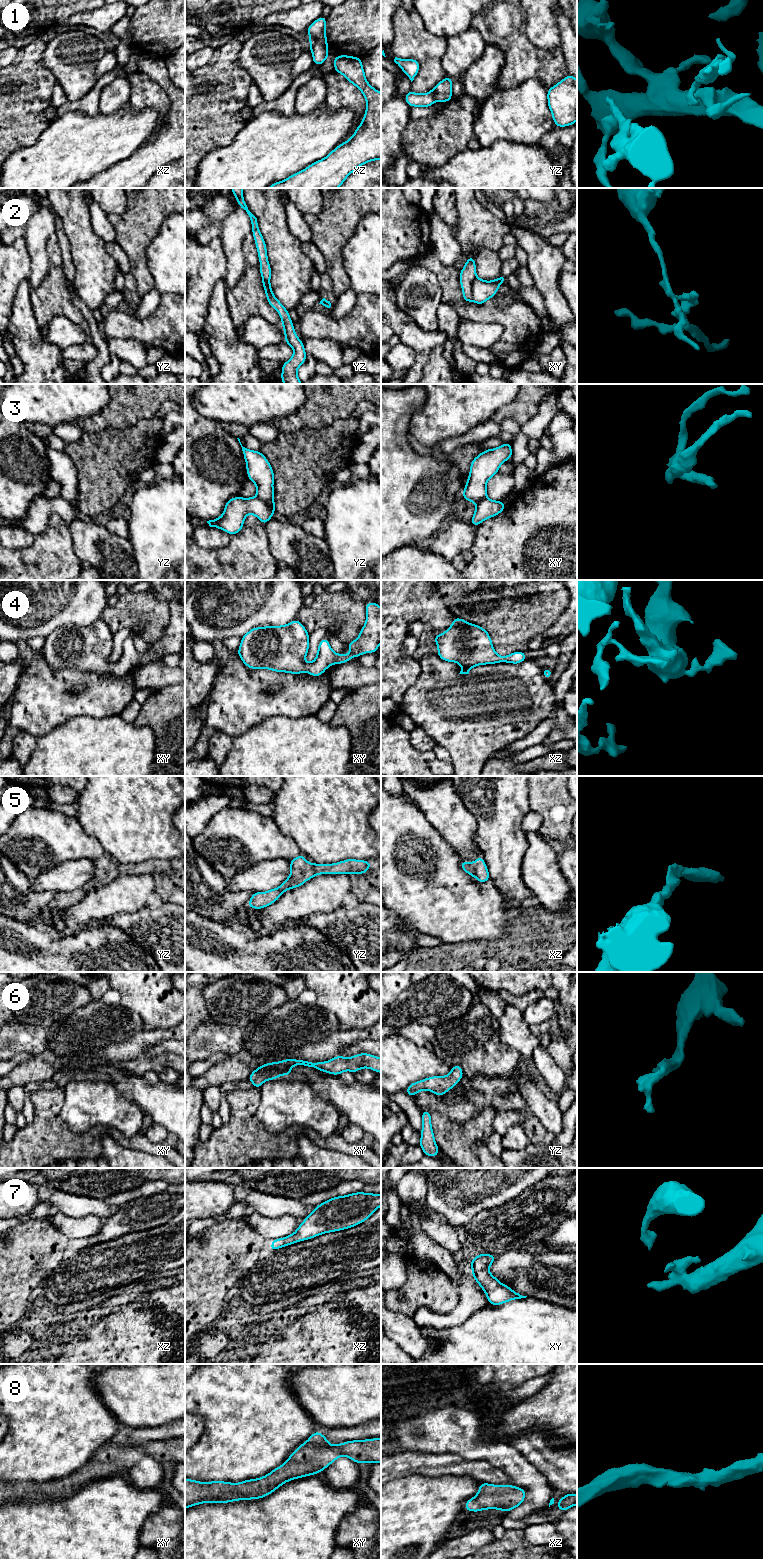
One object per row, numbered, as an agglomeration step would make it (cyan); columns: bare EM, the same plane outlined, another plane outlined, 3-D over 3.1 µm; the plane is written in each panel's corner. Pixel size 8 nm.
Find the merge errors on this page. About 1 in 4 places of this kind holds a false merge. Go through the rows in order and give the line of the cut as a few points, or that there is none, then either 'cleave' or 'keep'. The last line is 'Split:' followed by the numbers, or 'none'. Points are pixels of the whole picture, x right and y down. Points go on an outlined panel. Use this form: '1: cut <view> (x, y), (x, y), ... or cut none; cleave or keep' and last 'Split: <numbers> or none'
1: cut xz (310, 41), (321, 41), (327, 45); cleave
2: cut xy (476, 276), (472, 282), (471, 300); cleave
3: cut none; keep
4: cut none; keep
5: cut none; keep
6: cut none; keep
7: cut none; keep
8: cut none; keep
Split: 1, 2

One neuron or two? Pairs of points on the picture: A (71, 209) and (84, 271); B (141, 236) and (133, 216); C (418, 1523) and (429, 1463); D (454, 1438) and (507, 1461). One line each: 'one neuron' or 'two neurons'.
A: one neuron
B: one neuron
C: two neurons
D: one neuron

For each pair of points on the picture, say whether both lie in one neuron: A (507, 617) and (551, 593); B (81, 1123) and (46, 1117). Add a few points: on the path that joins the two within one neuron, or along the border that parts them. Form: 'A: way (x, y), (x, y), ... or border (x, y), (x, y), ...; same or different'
A: way (518, 617), (527, 617), (540, 604); same
B: border (64, 1096), (60, 1116), (72, 1131), (81, 1134); different

